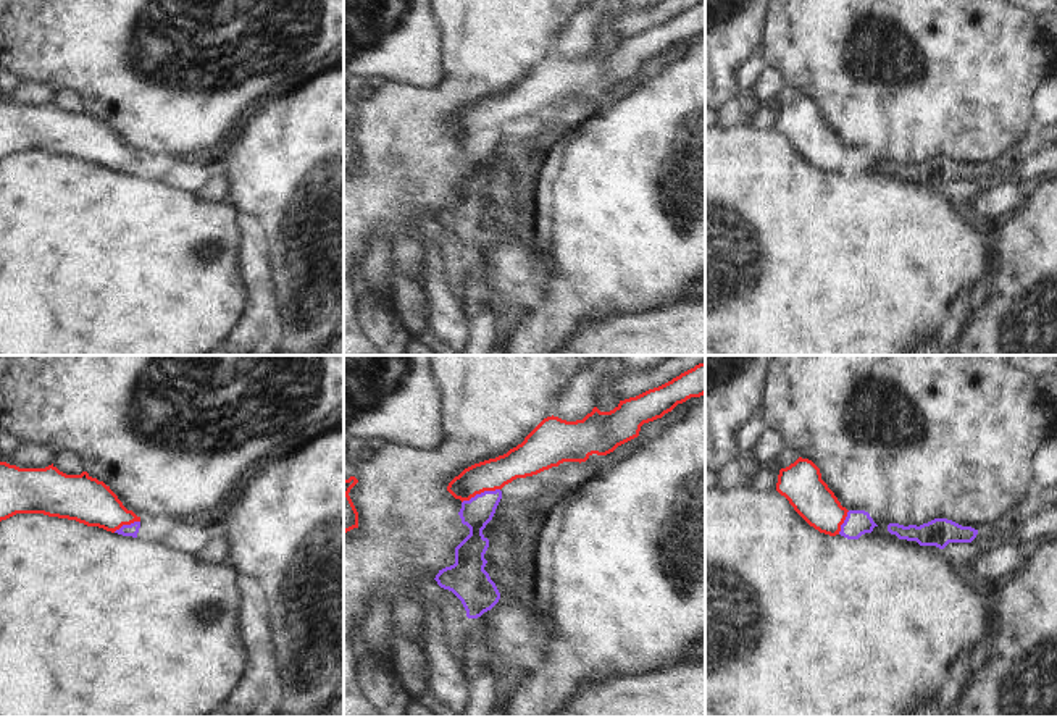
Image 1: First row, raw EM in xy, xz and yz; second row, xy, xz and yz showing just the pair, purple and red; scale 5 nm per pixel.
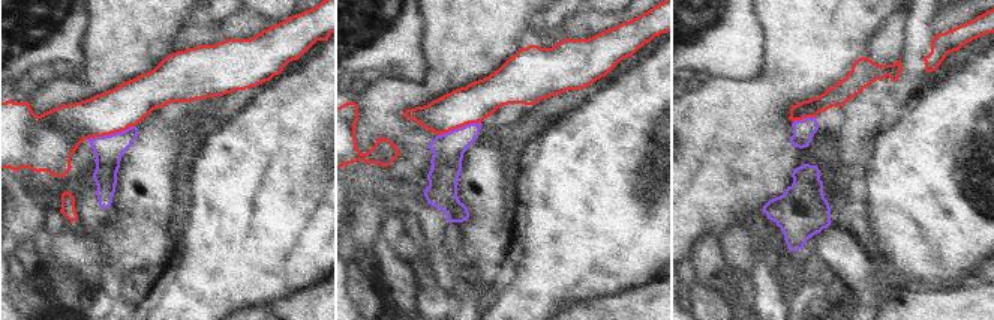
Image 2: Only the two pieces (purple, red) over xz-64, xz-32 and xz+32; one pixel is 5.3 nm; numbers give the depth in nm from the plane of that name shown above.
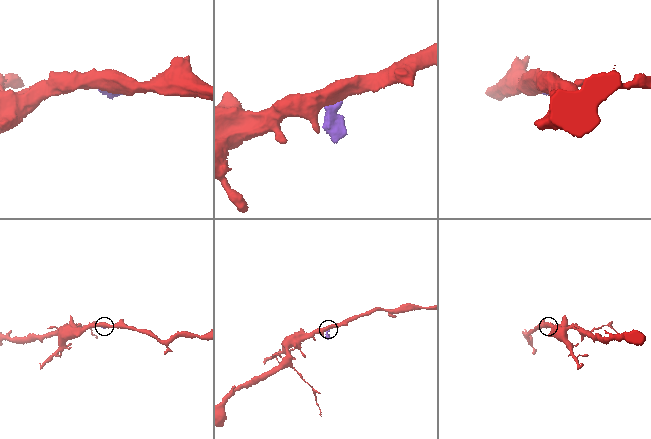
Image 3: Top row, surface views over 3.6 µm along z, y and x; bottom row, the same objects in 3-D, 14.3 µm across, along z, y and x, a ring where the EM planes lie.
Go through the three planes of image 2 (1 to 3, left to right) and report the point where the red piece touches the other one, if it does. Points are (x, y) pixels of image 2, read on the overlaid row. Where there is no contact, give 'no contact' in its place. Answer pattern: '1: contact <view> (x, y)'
1: contact xz-64 (111, 134)
2: contact xz-32 (458, 128)
3: contact xz+32 (805, 117)

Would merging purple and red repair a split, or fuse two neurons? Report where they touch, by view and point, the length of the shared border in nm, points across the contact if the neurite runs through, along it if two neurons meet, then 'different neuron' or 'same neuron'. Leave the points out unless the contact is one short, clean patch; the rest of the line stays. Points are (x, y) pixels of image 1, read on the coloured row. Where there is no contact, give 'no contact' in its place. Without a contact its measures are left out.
meets purple in xz at (481, 493); contact 200 nm long; runs through xz (476, 512), (481, 493), (507, 467), (518, 462); same neuron

